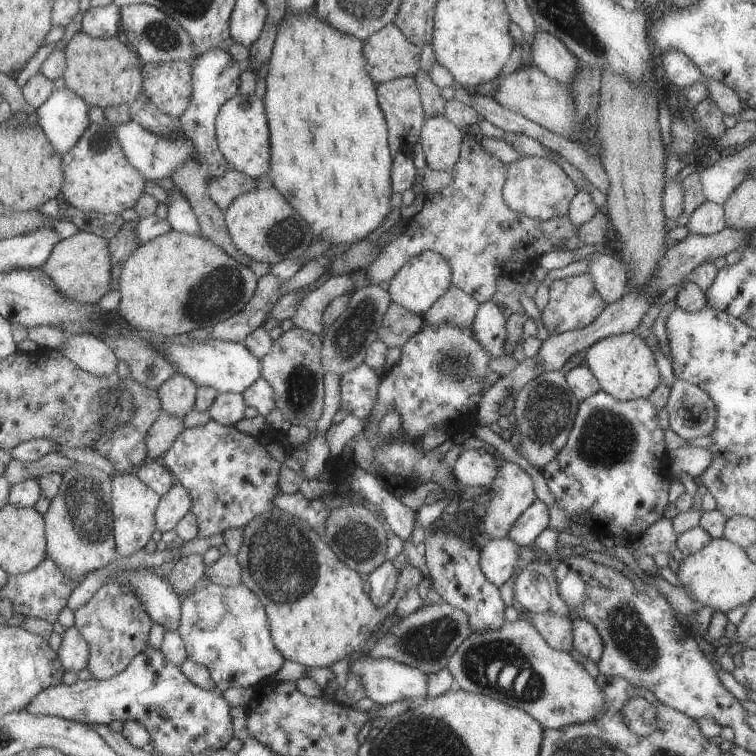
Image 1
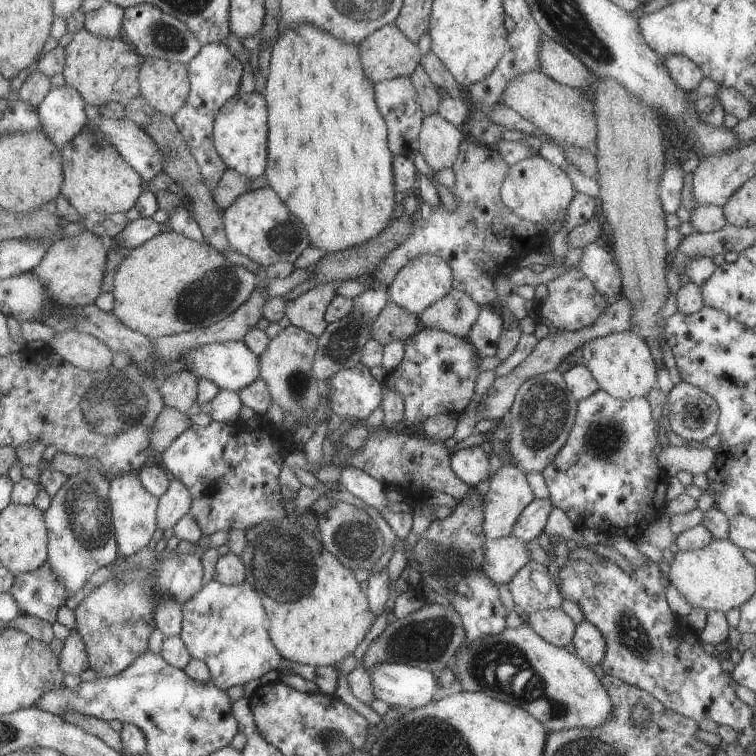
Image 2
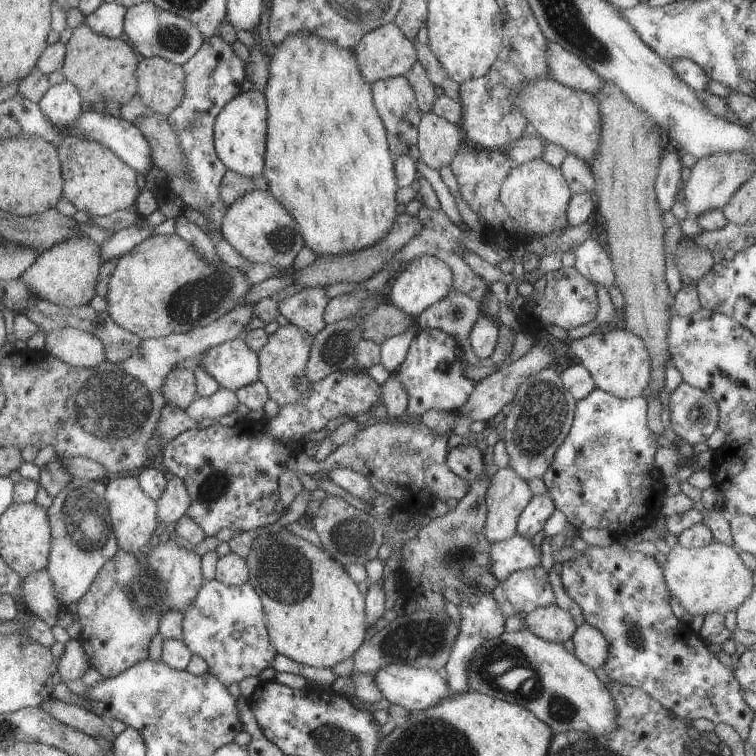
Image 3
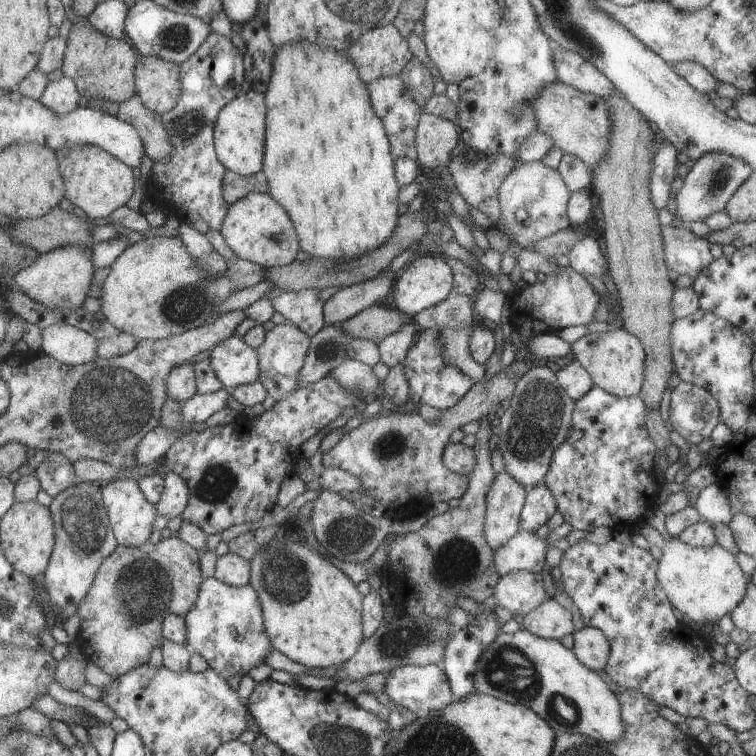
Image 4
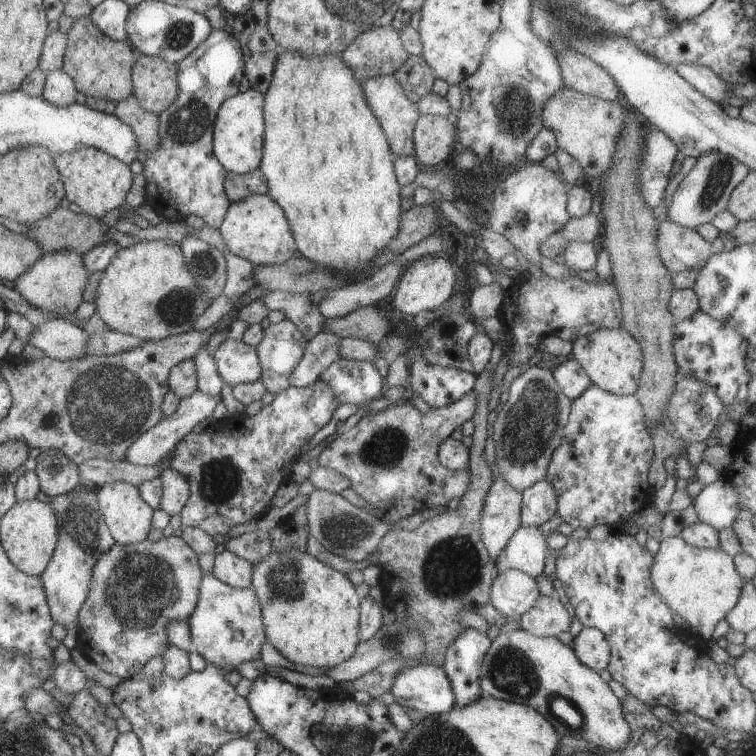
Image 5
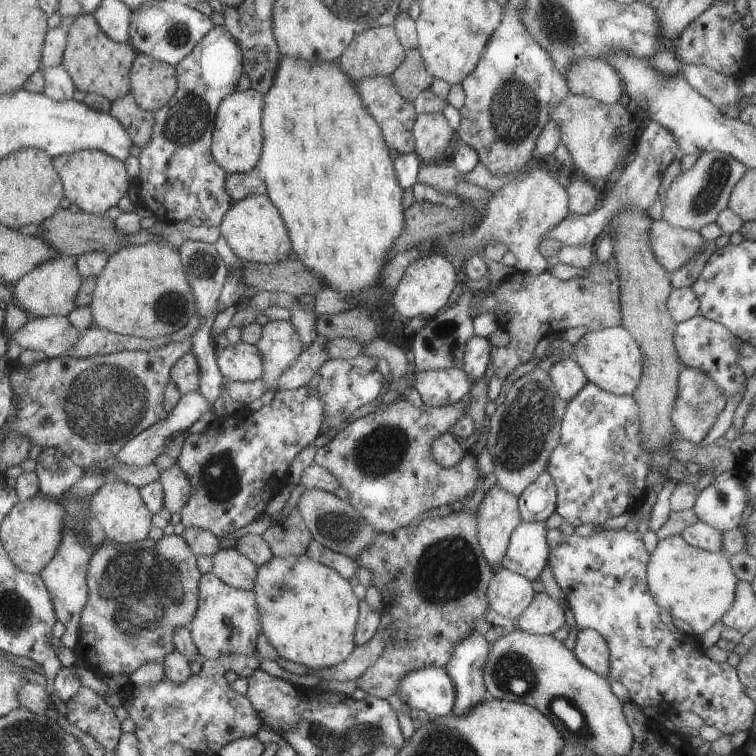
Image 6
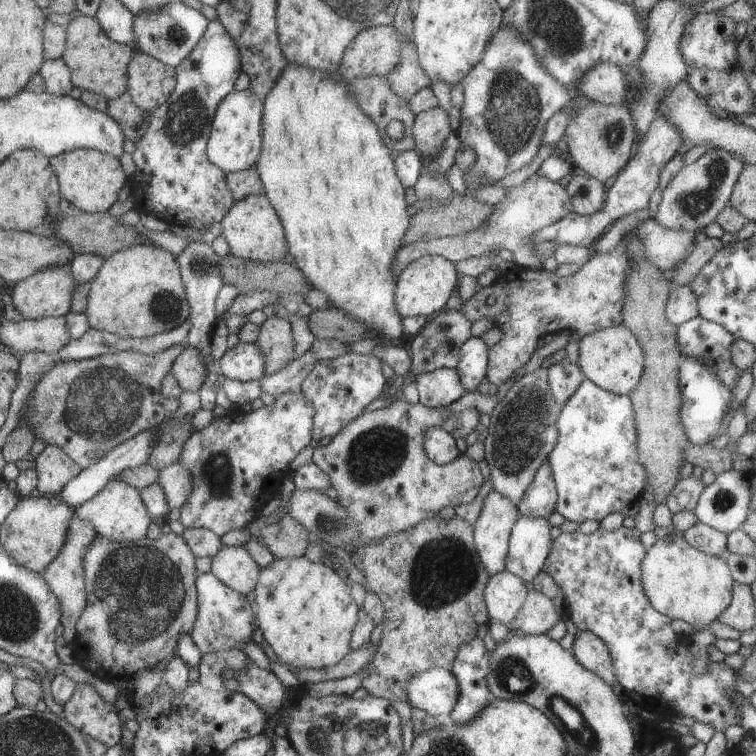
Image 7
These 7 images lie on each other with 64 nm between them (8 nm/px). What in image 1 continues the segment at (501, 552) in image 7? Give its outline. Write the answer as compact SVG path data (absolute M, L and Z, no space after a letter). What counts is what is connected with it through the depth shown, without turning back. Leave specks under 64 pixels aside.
M505 460L497 468L496 478L489 486L490 504L481 508L483 530L492 539L503 539L509 536L509 530L516 519L536 502L536 493L532 477L518 464Z

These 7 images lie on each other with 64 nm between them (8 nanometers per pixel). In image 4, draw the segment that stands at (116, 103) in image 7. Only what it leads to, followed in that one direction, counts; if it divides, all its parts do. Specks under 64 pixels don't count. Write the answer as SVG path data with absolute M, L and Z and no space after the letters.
M137 94L119 103L117 117L136 128L144 142L146 154L153 162L168 162L168 158L172 158L172 142L161 115L148 110Z

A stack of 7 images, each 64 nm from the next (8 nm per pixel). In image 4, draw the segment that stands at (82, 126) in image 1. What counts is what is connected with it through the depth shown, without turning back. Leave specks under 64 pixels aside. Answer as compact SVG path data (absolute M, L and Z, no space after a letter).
M64 75L46 86L39 101L56 114L68 114L78 108L80 97L76 83Z

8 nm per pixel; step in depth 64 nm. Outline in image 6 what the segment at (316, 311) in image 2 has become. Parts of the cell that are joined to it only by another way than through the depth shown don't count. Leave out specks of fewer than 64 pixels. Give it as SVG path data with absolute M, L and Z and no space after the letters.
M258 291L248 302L244 302L244 304L239 303L237 307L238 309L240 307L244 308L244 306L266 309L271 305L276 305L286 308L290 312L290 322L294 324L294 328L296 328L296 332L298 332L304 347L307 347L318 337L316 332L316 318L318 318L318 314L306 308L302 309L299 305L299 299L298 296L292 296L292 294L288 293Z

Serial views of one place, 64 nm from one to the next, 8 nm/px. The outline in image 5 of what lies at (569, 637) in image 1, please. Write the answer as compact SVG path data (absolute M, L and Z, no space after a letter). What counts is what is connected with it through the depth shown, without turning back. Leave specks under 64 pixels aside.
M541 595L536 604L520 617L520 626L539 637L556 637L570 630L571 617L555 596Z

